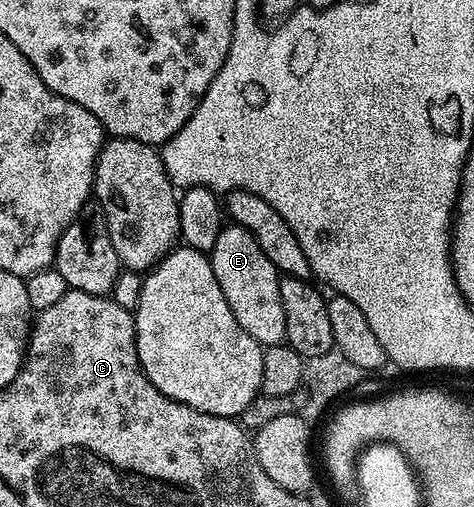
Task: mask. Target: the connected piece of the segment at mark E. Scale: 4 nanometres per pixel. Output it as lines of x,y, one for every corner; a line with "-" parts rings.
228,223
217,234
217,242
209,253
213,274
217,274
217,286
233,310
233,318
241,322
241,330
249,334
260,346
281,344
287,339
285,310
281,306
279,289
280,271
275,263
261,250
257,238
249,234
240,224

